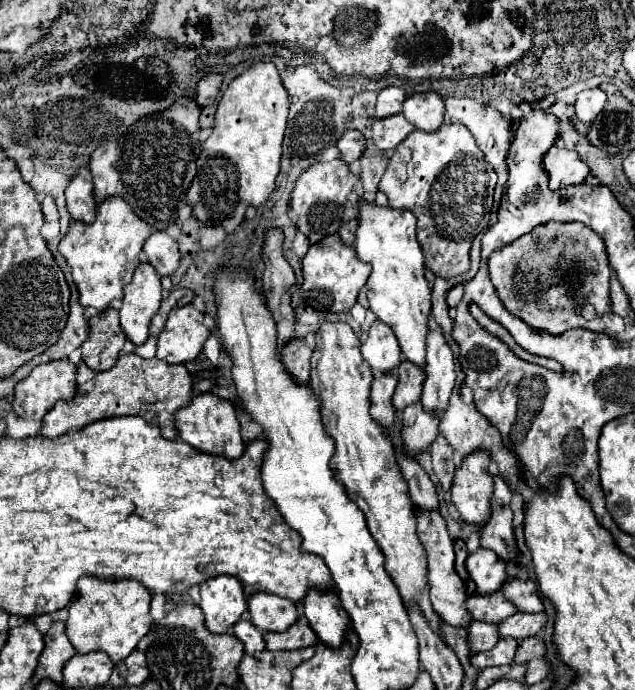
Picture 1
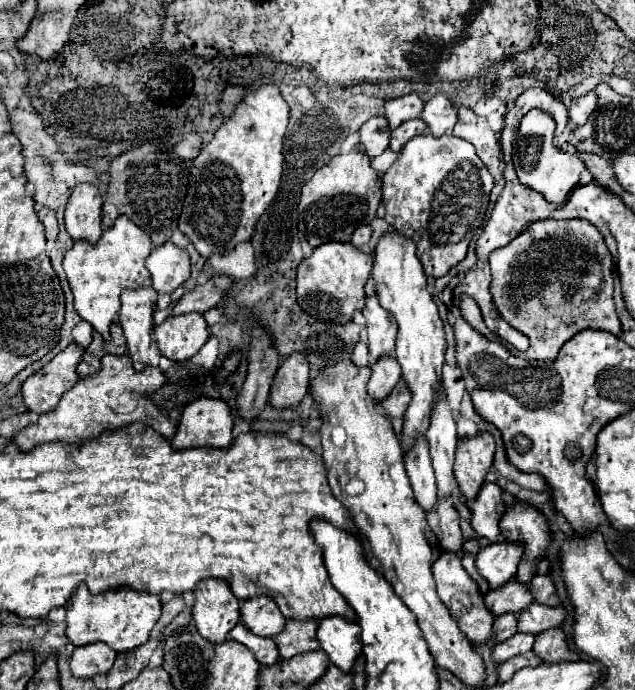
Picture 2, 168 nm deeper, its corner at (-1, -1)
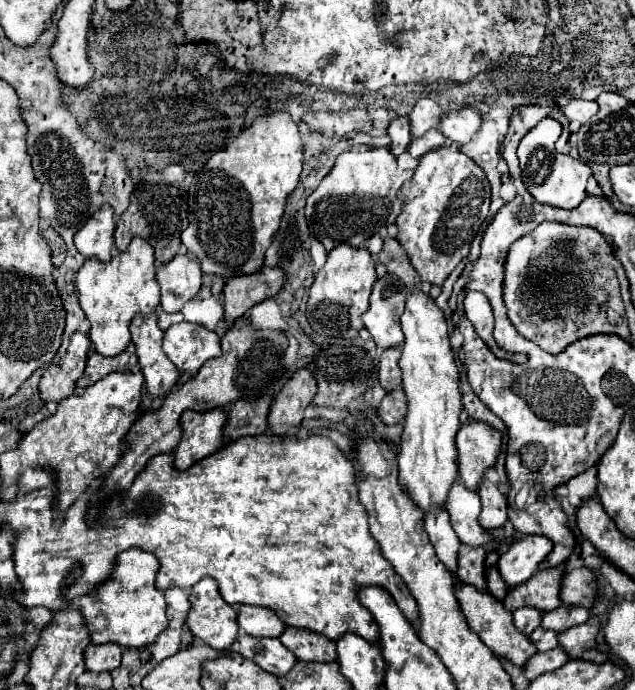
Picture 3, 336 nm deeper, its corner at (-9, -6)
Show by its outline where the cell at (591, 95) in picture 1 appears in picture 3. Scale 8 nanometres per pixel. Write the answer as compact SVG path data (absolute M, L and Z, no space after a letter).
M570 99L566 107L562 107L562 113L568 117L568 121L576 123L576 125L584 125L588 123L598 111L598 103L596 101L584 101L584 99Z

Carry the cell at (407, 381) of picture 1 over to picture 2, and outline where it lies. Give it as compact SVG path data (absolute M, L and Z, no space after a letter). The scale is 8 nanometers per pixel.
M400 380L394 386L394 390L390 392L390 396L382 402L382 408L384 408L386 416L390 416L390 418L402 418L404 412L406 412L406 408L408 408L408 404L410 404L410 400L412 400L410 388L408 388L408 384L404 380Z

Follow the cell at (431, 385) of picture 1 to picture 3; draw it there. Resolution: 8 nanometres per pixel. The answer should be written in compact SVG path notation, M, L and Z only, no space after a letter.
M456 481L450 489L448 513L450 513L450 523L462 543L470 547L490 547L492 551L500 549L498 539L490 531L482 529L482 525L478 523L480 515L478 493L464 487L462 481Z

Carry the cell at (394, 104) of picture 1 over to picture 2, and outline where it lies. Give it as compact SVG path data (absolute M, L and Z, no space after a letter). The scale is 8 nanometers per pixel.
M410 92L406 96L400 96L400 98L392 98L392 100L386 100L384 108L384 116L390 124L390 128L396 128L398 124L402 124L402 120L410 120L410 118L418 118L418 112L422 110L422 100L418 98L418 94Z

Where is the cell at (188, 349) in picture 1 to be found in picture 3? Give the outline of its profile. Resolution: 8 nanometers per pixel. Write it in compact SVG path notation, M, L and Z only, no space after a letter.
M176 323L164 333L162 349L168 359L186 373L196 373L208 359L220 357L220 337L196 323Z

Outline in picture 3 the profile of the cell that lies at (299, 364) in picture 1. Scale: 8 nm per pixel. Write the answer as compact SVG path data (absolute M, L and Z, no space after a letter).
M308 369L296 371L270 407L268 429L274 435L284 437L286 431L300 427L304 419L304 409L312 403L314 395L316 395L314 375Z

